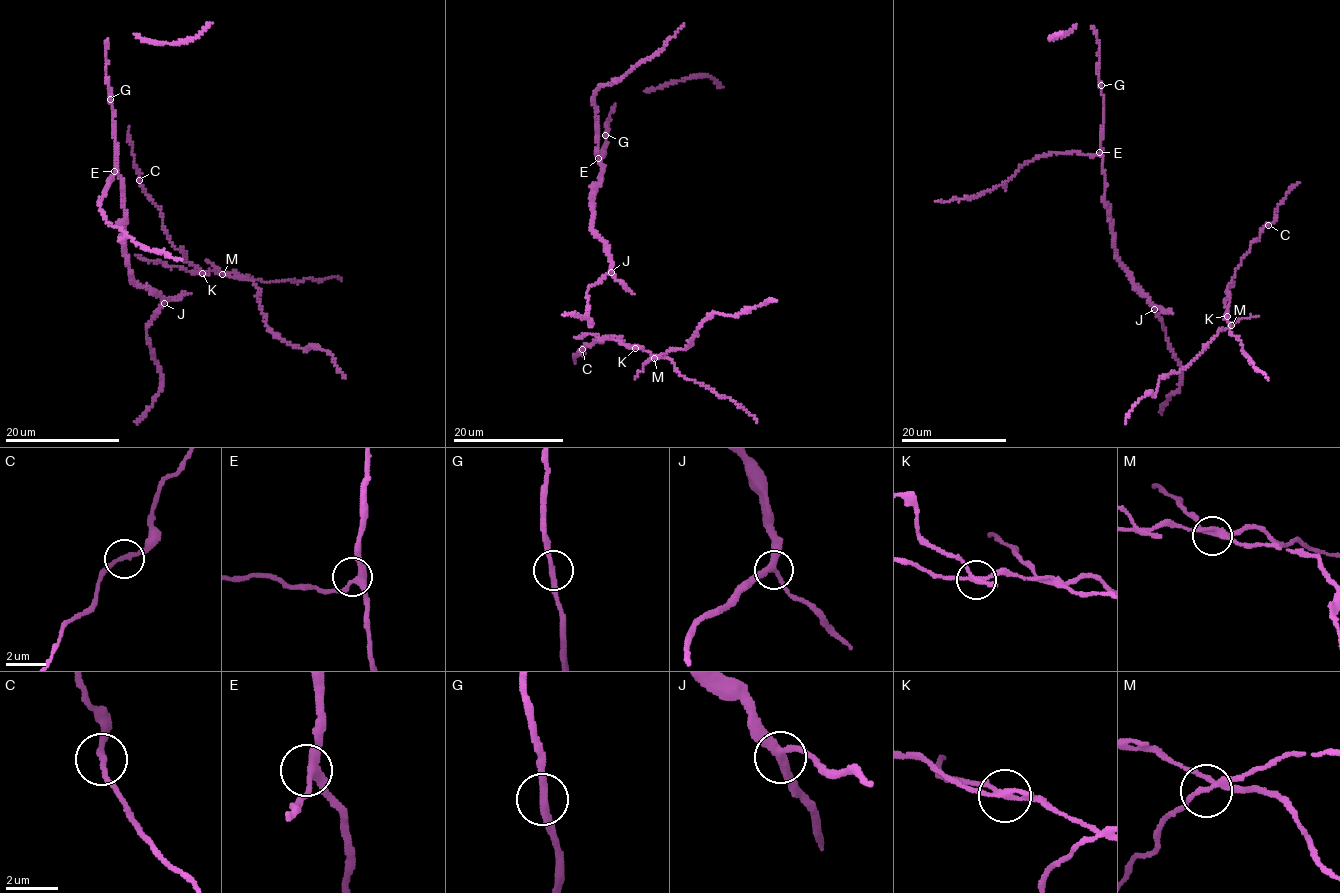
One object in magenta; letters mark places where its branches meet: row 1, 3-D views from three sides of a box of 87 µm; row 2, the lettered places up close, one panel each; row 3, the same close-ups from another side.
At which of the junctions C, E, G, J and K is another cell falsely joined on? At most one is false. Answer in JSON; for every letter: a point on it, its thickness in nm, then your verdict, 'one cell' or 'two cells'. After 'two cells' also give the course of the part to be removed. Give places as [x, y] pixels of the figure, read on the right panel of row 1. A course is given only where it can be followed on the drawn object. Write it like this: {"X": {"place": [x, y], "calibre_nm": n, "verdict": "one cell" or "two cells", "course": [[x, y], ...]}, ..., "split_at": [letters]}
{"C": {"place": [1268, 225], "calibre_nm": 200, "verdict": "one cell"}, "E": {"place": [1099, 152], "calibre_nm": 300, "verdict": "one cell"}, "G": {"place": [1101, 85], "calibre_nm": 240, "verdict": "one cell"}, "J": {"place": [1154, 309], "calibre_nm": 320, "verdict": "one cell"}, "K": {"place": [1227, 316], "calibre_nm": 200, "verdict": "two cells", "course": [[1226, 316], [1229, 326], [1221, 329], [1187, 365], [1160, 380], [1153, 395], [1148, 393], [1139, 400], [1125, 423]]}, "split_at": ["K"]}

